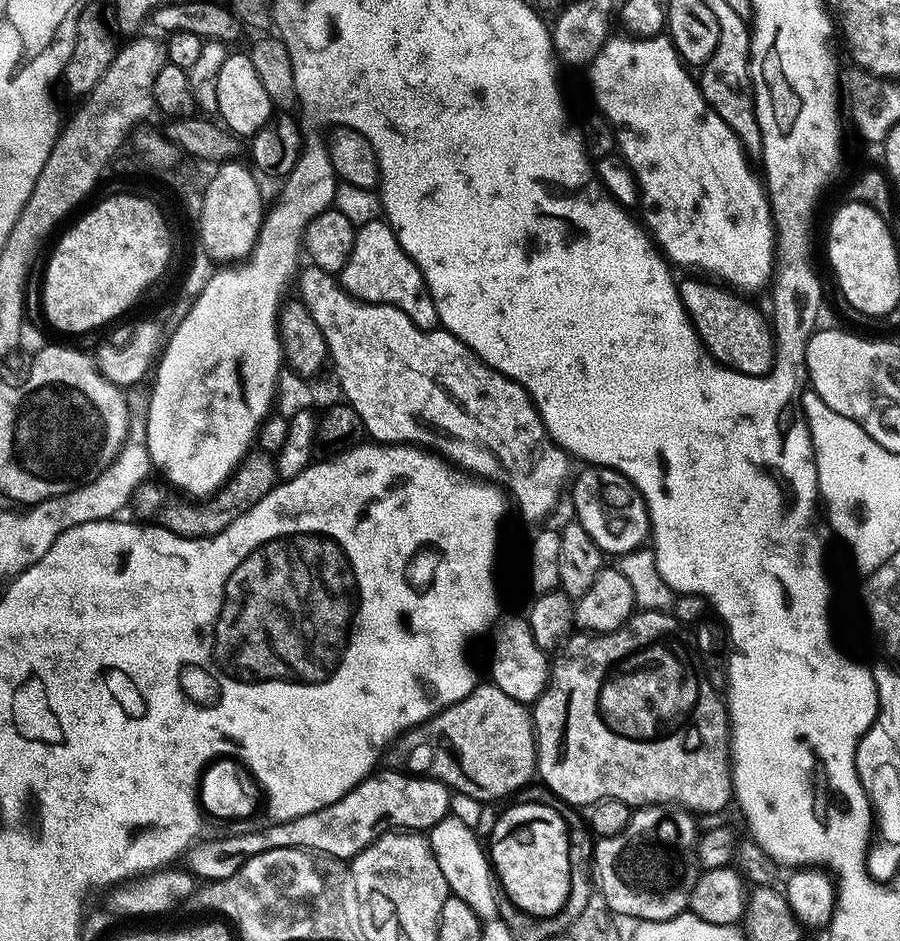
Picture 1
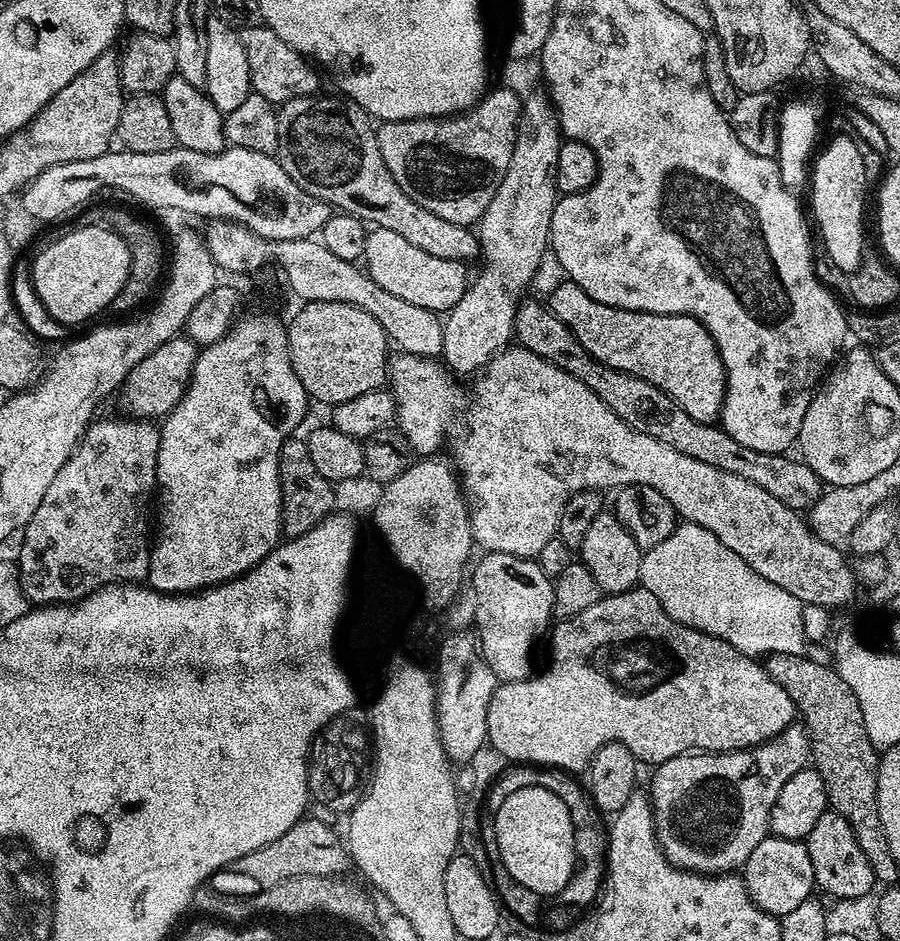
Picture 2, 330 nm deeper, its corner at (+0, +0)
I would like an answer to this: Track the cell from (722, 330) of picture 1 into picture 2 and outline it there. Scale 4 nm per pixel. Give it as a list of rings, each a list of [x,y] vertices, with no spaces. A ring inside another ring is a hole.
[[[573,280],[561,281],[546,297],[548,309],[598,363],[650,382],[650,386],[662,390],[675,404],[682,406],[694,422],[716,424],[719,421],[728,379],[716,343],[694,317],[606,306],[590,298]]]

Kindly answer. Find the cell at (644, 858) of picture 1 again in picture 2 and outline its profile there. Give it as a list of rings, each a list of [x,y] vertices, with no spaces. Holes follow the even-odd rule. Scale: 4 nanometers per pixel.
[[[793,722],[789,728],[782,730],[772,740],[767,740],[764,744],[755,744],[753,748],[741,750],[739,752],[713,752],[711,754],[685,754],[675,756],[666,762],[655,765],[652,776],[652,824],[656,827],[656,841],[660,844],[660,849],[664,856],[675,868],[684,868],[687,872],[701,872],[704,876],[718,876],[721,874],[732,874],[737,870],[743,869],[745,862],[754,854],[754,846],[762,842],[765,836],[769,835],[768,823],[770,822],[770,810],[774,810],[774,802],[778,802],[778,794],[782,791],[782,786],[798,774],[806,766],[806,758],[811,757],[812,743],[808,739],[808,731],[803,723]]]

